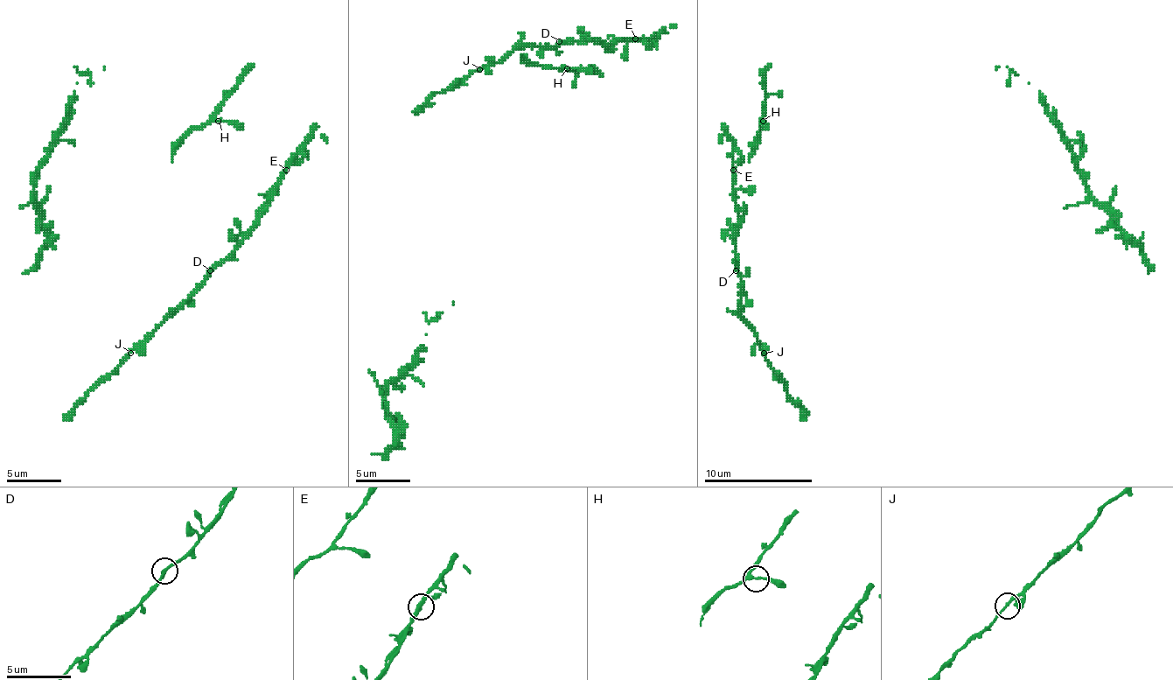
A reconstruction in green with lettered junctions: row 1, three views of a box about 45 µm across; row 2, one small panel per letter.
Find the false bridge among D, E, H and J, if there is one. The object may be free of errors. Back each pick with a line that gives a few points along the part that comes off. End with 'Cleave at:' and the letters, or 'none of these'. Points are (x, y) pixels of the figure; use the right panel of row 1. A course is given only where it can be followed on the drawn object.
Cleave at: none of these

